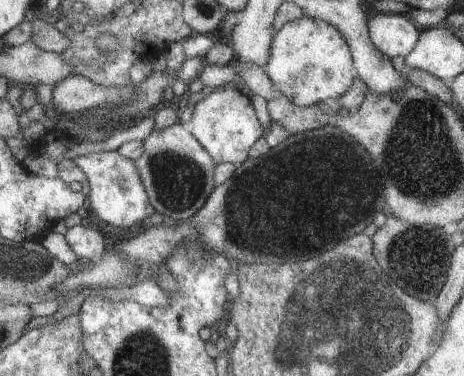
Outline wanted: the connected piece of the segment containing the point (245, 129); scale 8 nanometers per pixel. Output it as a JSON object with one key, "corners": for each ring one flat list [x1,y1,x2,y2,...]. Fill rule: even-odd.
{"corners":[[224,85,213,92,210,91,210,94,195,104,187,129,210,153,217,164,240,165,250,156,250,150,258,138,265,134,262,126,258,124,256,110,252,108,250,100,232,85]]}

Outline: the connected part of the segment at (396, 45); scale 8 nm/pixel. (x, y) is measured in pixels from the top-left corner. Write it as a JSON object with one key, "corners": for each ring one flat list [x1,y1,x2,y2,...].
{"corners":[[378,13,368,26,371,29,371,41,388,58,408,56,416,46,418,28,416,24,402,14]]}

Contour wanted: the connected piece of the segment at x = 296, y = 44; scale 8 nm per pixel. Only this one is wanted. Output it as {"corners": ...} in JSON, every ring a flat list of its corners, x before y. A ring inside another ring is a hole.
{"corners":[[304,15,288,22,273,35,269,61,264,71,279,92,299,107,324,104,328,98,341,97,353,85,356,66,352,66,351,48,341,31,331,23]]}

